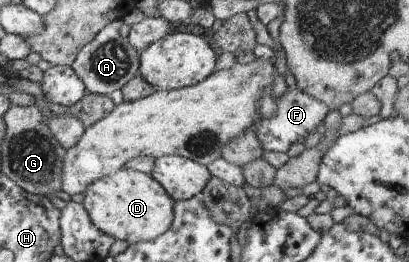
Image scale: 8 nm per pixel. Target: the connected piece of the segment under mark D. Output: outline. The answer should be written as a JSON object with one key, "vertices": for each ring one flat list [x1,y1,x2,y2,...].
{"vertices":[[128,166,114,175,92,182,84,193,81,204,95,228,115,240,140,243,159,238,173,222,174,200,151,175]]}

